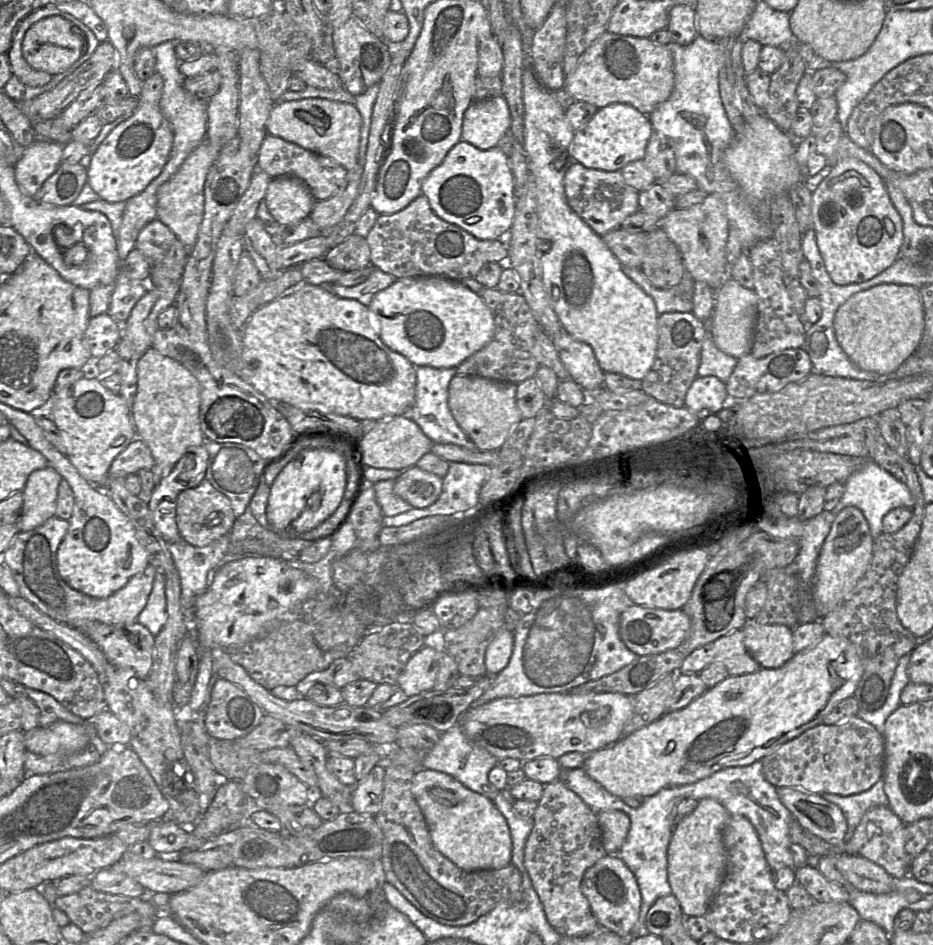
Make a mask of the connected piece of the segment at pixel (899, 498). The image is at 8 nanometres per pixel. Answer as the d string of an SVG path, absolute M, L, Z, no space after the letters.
M867 459L867 462L860 470L854 472L846 480L844 485L845 492L843 496L831 511L833 516L837 516L846 507L857 507L866 518L873 539L883 533L883 518L889 511L899 507L912 509L914 506L914 500L908 488L877 463L869 459Z

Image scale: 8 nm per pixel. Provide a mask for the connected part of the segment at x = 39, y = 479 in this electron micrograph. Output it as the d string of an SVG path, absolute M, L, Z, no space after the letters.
M51 466L33 471L27 478L23 506L18 521L20 532L42 525L56 514L58 487L61 475Z

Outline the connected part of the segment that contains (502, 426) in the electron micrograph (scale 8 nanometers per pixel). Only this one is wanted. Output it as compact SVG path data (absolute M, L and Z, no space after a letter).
M455 375L448 387L448 405L459 427L482 451L499 450L522 416L516 404L517 384L475 375Z

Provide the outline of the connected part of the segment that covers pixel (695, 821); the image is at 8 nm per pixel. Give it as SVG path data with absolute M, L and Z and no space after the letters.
M703 798L698 800L695 809L673 828L667 849L668 882L672 895L677 899L686 917L704 916L723 882L727 867L723 832L729 817L729 812L718 801L712 798Z

